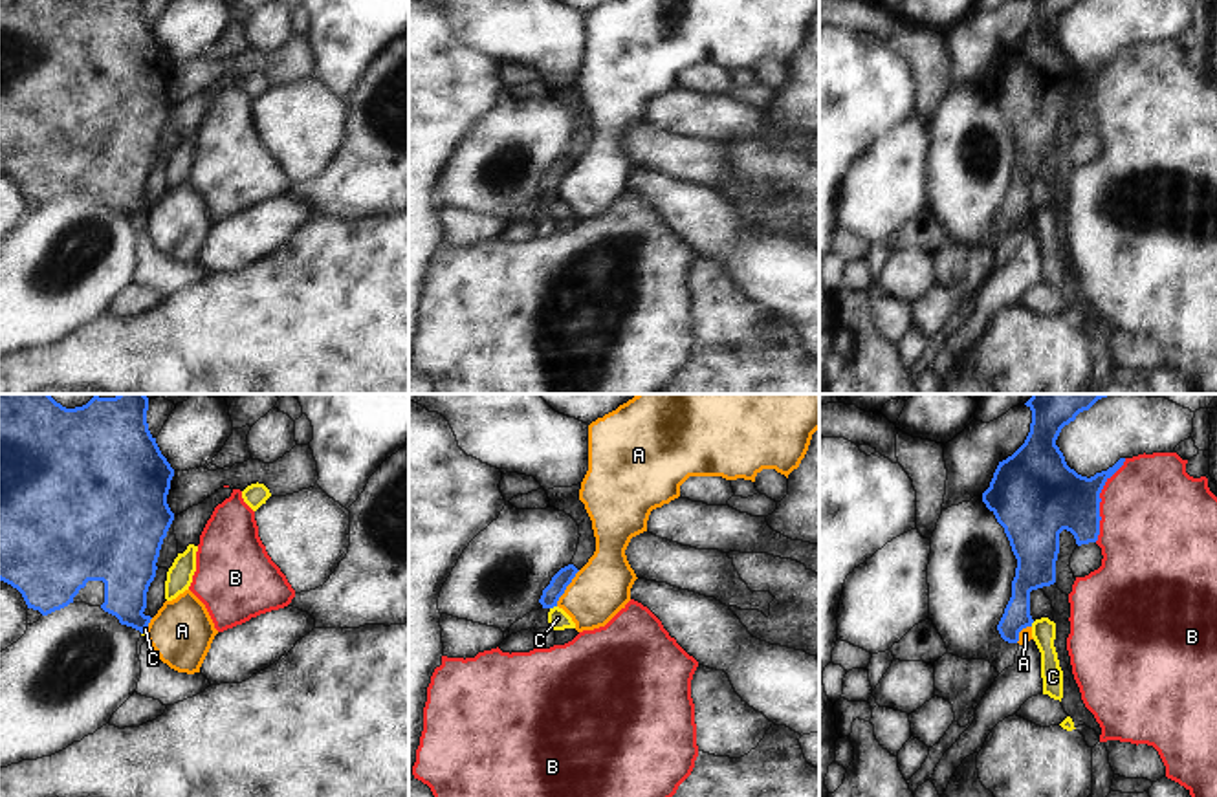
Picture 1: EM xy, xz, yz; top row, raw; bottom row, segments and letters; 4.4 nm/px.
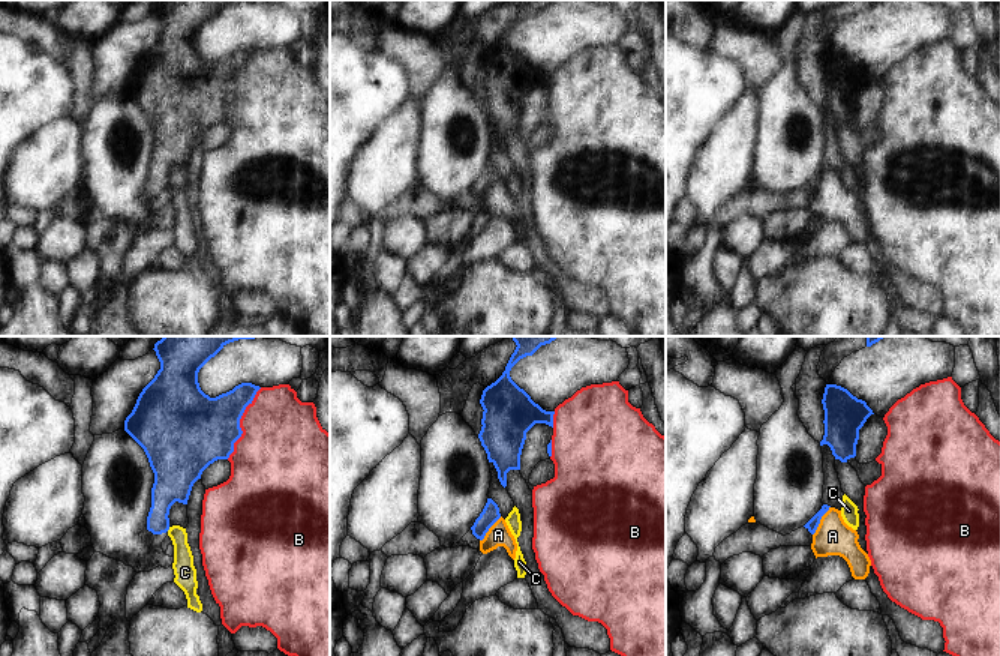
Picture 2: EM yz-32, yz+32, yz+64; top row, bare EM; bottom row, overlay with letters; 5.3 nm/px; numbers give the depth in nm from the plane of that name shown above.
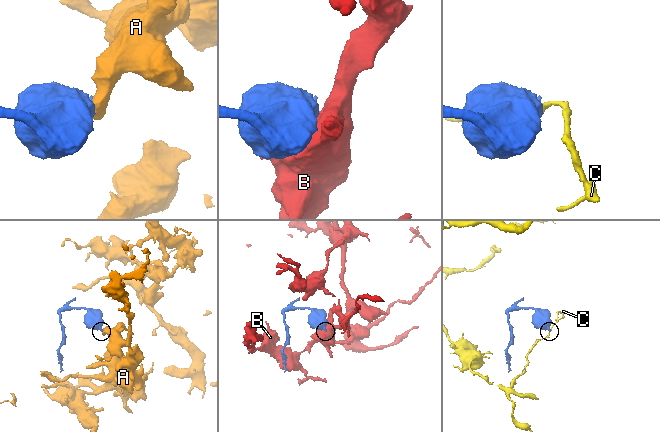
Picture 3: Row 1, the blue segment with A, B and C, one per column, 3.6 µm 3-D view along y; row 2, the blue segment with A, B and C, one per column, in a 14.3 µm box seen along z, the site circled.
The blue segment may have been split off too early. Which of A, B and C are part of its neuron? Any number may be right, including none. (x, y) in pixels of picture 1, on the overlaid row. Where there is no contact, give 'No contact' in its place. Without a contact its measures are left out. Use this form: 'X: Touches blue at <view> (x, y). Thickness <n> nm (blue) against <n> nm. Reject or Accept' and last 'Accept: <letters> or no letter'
A: Touches blue at xz (565, 589). Thickness 80 nm (blue) against 240 nm. Reject
B: Touches blue at yz (1100, 501). Thickness 340 nm (blue) against 460 nm. Reject
C: Touches blue at xz (552, 607). Thickness 80 nm (blue) against 90 nm. Reject
Accept: no letter

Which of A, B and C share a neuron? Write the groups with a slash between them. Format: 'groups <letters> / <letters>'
groups A / B / C

